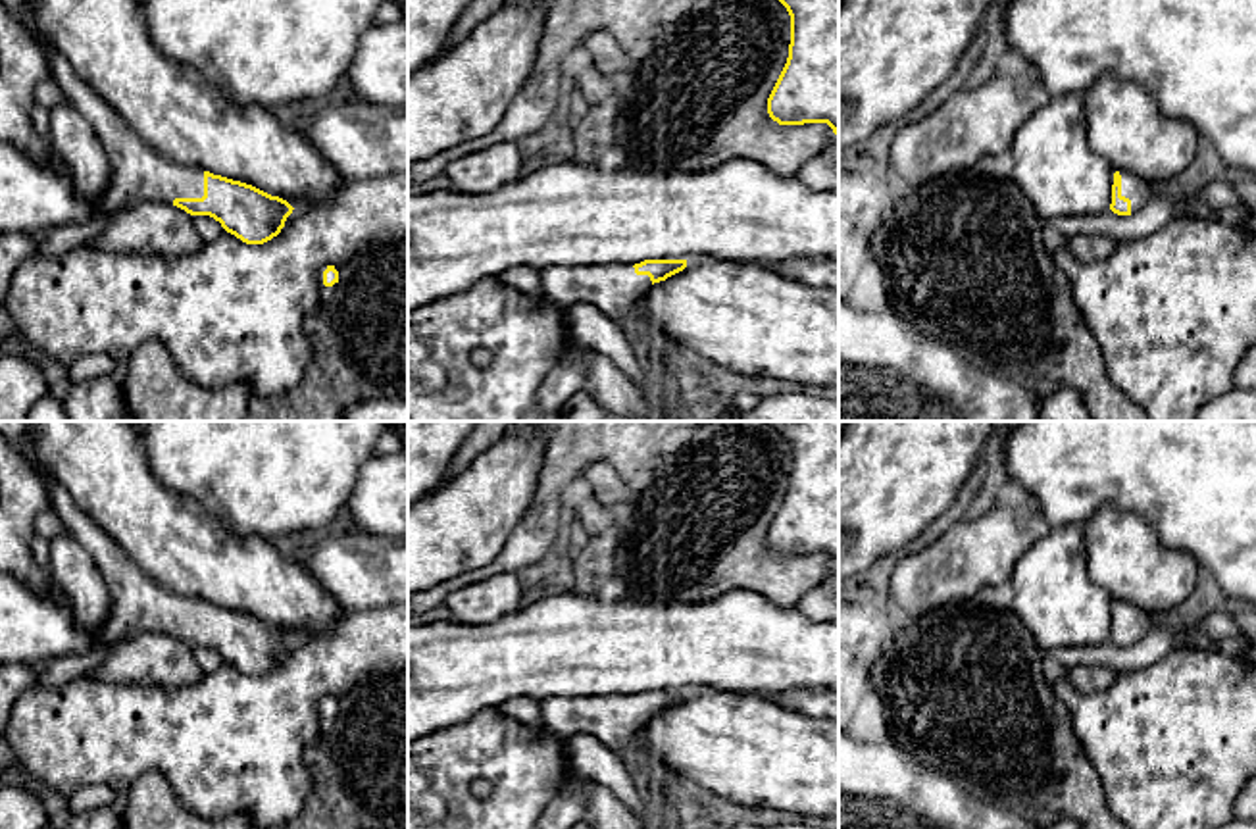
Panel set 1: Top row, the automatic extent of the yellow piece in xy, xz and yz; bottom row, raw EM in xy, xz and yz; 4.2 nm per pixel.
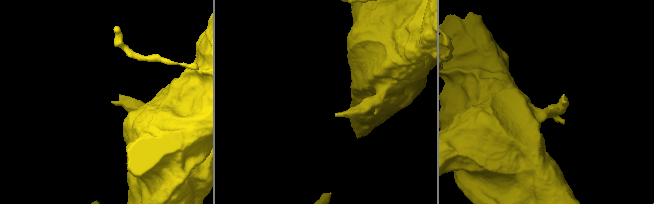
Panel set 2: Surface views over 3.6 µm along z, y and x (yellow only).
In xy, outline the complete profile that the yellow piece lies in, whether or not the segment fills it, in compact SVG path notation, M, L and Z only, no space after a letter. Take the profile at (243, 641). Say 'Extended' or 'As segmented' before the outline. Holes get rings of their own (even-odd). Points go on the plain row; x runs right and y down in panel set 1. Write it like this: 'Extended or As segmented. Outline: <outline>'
Extended. Outline: M0 421L0 437L42 477L50 490L50 510L90 554L112 594L100 642L87 652L50 662L37 677L37 687L58 689L87 677L94 667L104 666L117 644L148 631L173 635L190 646L210 646L246 675L264 675L281 664L294 641L287 631L156 585L106 531L81 512L65 489L42 471L35 456L33 423Z

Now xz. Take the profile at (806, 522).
As segmented. Outline: M839 421L773 425L791 446L791 475L767 544L779 556L827 554L839 567Z

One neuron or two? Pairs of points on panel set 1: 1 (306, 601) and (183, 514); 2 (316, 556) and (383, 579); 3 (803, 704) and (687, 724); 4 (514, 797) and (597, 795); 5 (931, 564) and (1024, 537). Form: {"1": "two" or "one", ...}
{"1": "one", "2": "one", "3": "two", "4": "two", "5": "one"}

